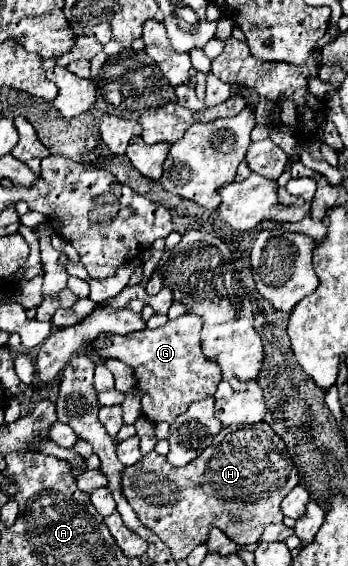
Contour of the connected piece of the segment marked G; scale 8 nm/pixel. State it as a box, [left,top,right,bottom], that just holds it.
[92,315,222,423]

